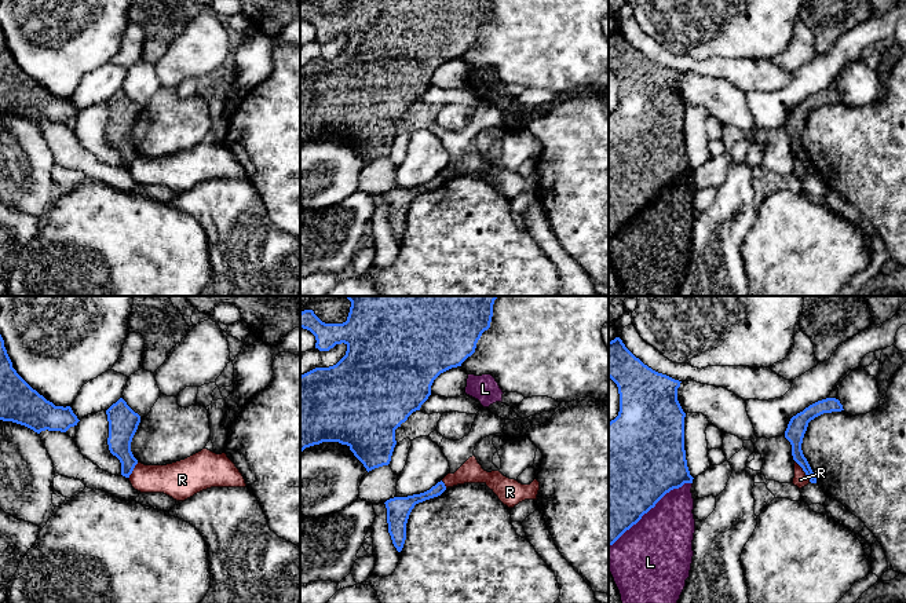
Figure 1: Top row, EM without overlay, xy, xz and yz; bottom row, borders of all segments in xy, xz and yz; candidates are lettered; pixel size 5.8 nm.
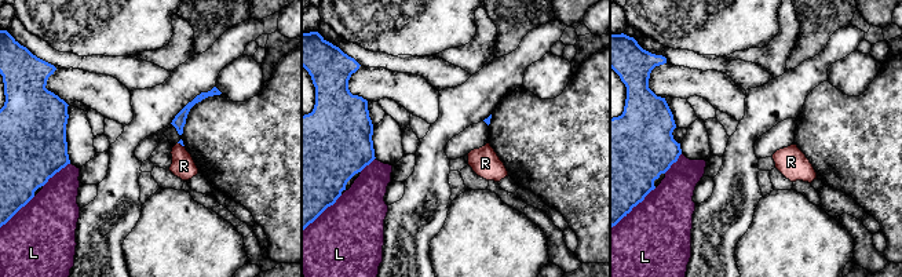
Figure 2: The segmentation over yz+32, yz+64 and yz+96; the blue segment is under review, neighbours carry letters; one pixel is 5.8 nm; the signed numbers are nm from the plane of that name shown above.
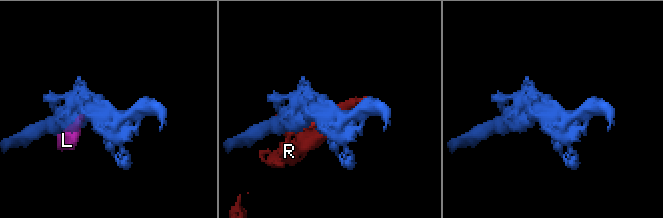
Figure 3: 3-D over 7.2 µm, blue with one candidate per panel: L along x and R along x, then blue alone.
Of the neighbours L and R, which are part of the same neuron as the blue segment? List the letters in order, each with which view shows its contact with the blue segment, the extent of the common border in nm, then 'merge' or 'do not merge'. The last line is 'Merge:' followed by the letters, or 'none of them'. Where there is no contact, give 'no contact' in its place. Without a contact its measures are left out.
L: yz | 600 nm | do not merge
R: yz | 170 nm | do not merge
Merge: none of them

